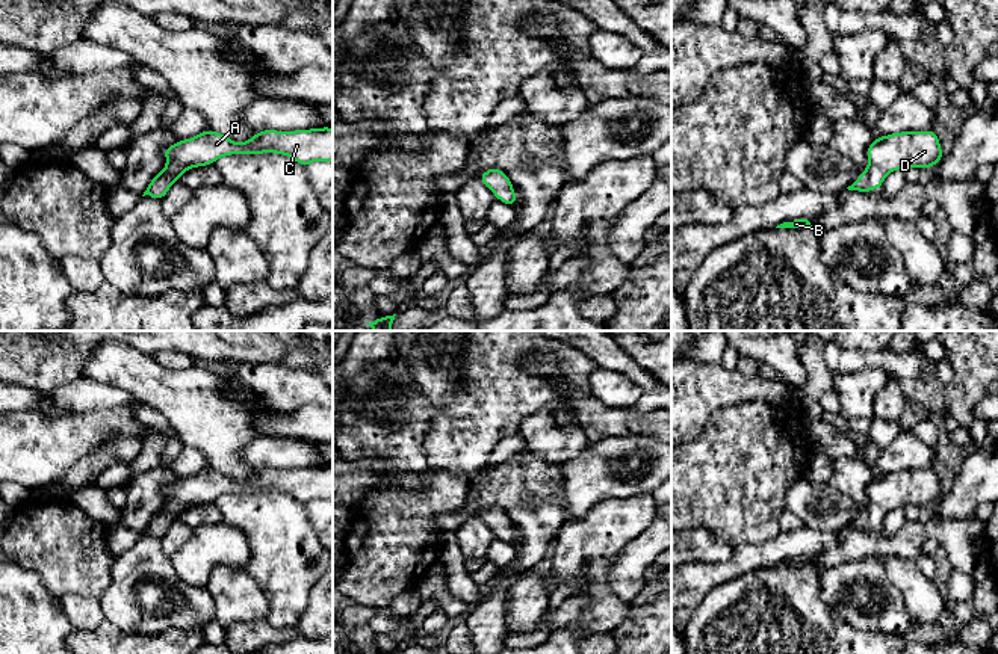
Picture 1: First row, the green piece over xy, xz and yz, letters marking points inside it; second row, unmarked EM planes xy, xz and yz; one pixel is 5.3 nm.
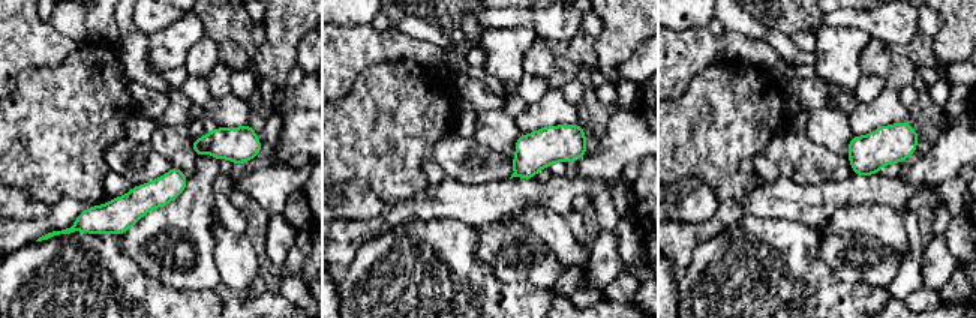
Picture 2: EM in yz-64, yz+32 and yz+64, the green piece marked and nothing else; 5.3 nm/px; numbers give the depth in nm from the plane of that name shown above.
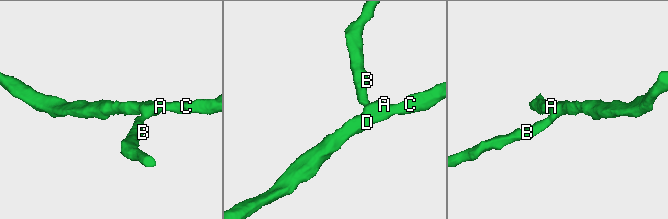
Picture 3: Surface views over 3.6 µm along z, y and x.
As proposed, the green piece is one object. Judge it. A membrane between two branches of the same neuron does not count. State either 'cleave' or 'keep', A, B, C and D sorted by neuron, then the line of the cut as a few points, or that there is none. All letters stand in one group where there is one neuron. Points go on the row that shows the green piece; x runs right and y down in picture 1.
keep | A B C D | no cut

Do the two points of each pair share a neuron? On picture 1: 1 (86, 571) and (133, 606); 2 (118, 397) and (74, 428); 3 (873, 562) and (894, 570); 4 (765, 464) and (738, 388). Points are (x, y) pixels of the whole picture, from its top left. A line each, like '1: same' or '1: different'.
1: different
2: different
3: different
4: different

